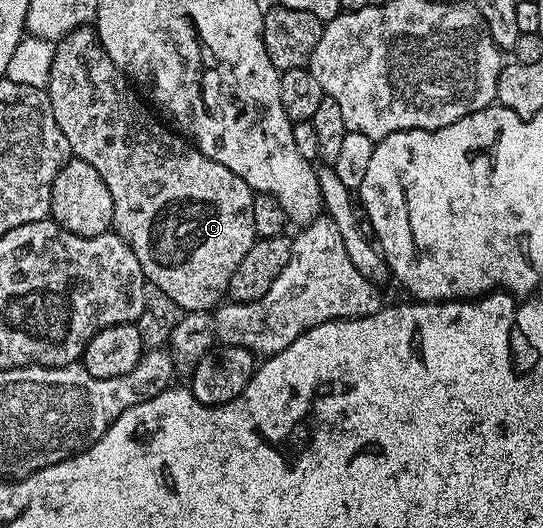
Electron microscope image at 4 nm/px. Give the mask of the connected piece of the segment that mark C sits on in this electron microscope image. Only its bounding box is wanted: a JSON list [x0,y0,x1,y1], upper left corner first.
[46,25,257,311]

